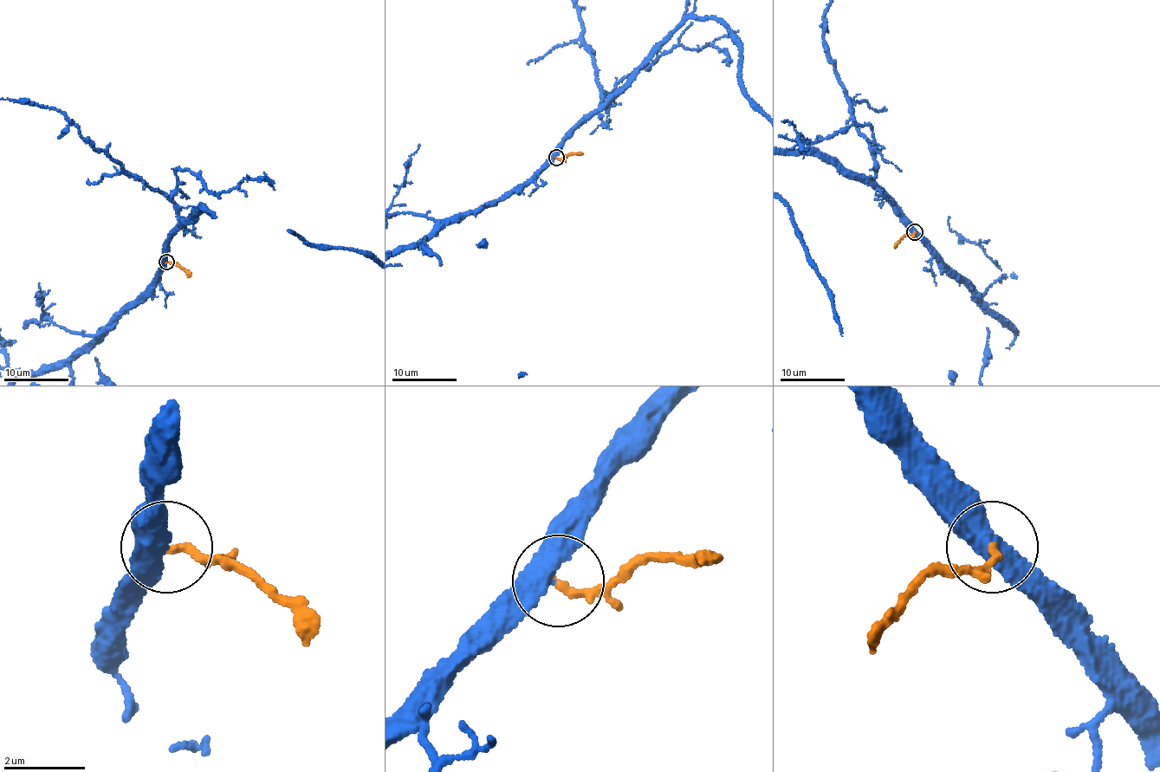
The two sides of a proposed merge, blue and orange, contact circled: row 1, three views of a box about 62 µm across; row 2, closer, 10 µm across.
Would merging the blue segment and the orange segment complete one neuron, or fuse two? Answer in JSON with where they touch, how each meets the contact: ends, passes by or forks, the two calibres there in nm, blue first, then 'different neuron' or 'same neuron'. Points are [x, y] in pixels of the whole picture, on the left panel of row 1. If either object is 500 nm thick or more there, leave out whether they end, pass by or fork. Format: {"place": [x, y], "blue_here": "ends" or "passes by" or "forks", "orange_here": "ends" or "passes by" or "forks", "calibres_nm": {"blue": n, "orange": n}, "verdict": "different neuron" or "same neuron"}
{"place": [166, 262], "blue_here": "passes by", "orange_here": "ends", "calibres_nm": {"blue": 480, "orange": 180}, "verdict": "same neuron"}

